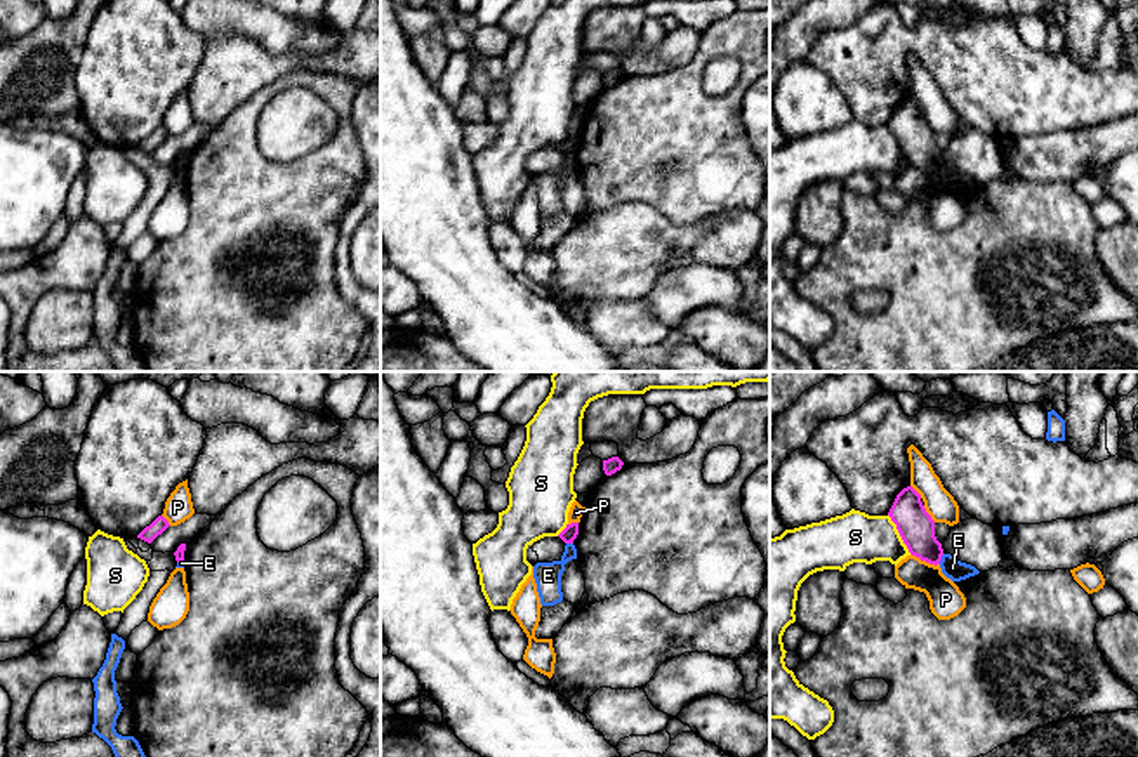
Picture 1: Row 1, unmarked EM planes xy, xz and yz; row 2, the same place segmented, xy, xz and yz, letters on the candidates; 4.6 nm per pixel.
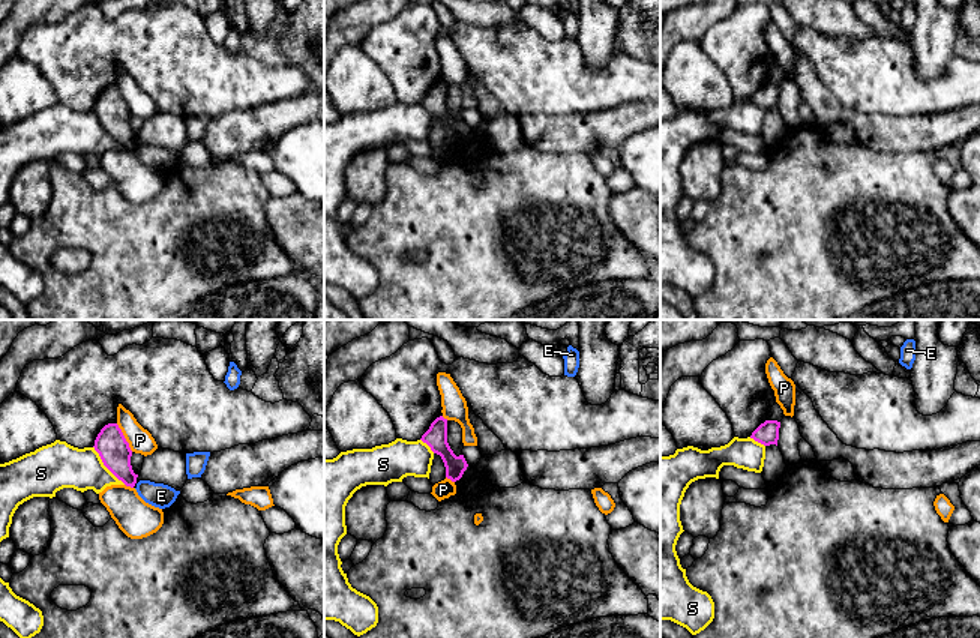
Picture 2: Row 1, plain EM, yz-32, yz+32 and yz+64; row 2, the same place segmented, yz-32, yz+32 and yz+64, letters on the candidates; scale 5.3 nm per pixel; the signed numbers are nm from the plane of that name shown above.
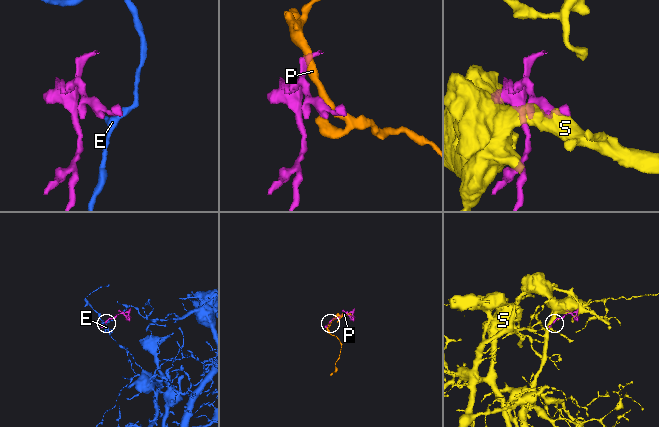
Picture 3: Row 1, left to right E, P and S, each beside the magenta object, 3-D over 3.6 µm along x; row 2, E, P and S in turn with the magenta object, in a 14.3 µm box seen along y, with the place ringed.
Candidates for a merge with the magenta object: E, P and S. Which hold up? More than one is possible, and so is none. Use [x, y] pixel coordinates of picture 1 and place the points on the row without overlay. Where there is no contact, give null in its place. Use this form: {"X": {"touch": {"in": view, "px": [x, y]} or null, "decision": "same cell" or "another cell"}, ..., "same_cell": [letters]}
{"E": {"touch": {"in": "yz", "px": [940, 171]}, "decision": "another cell"}, "P": {"touch": {"in": "yz", "px": [925, 171]}, "decision": "another cell"}, "S": {"touch": {"in": "yz", "px": [899, 143]}, "decision": "another cell"}, "same_cell": []}

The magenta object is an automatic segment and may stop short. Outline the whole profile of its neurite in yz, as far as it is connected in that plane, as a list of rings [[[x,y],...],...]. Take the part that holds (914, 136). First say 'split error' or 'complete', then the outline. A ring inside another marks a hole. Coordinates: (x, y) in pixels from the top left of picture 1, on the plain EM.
complete; [[[912,97],[897,106],[888,127],[912,167],[935,177],[940,175],[943,160],[935,148],[935,132]]]

